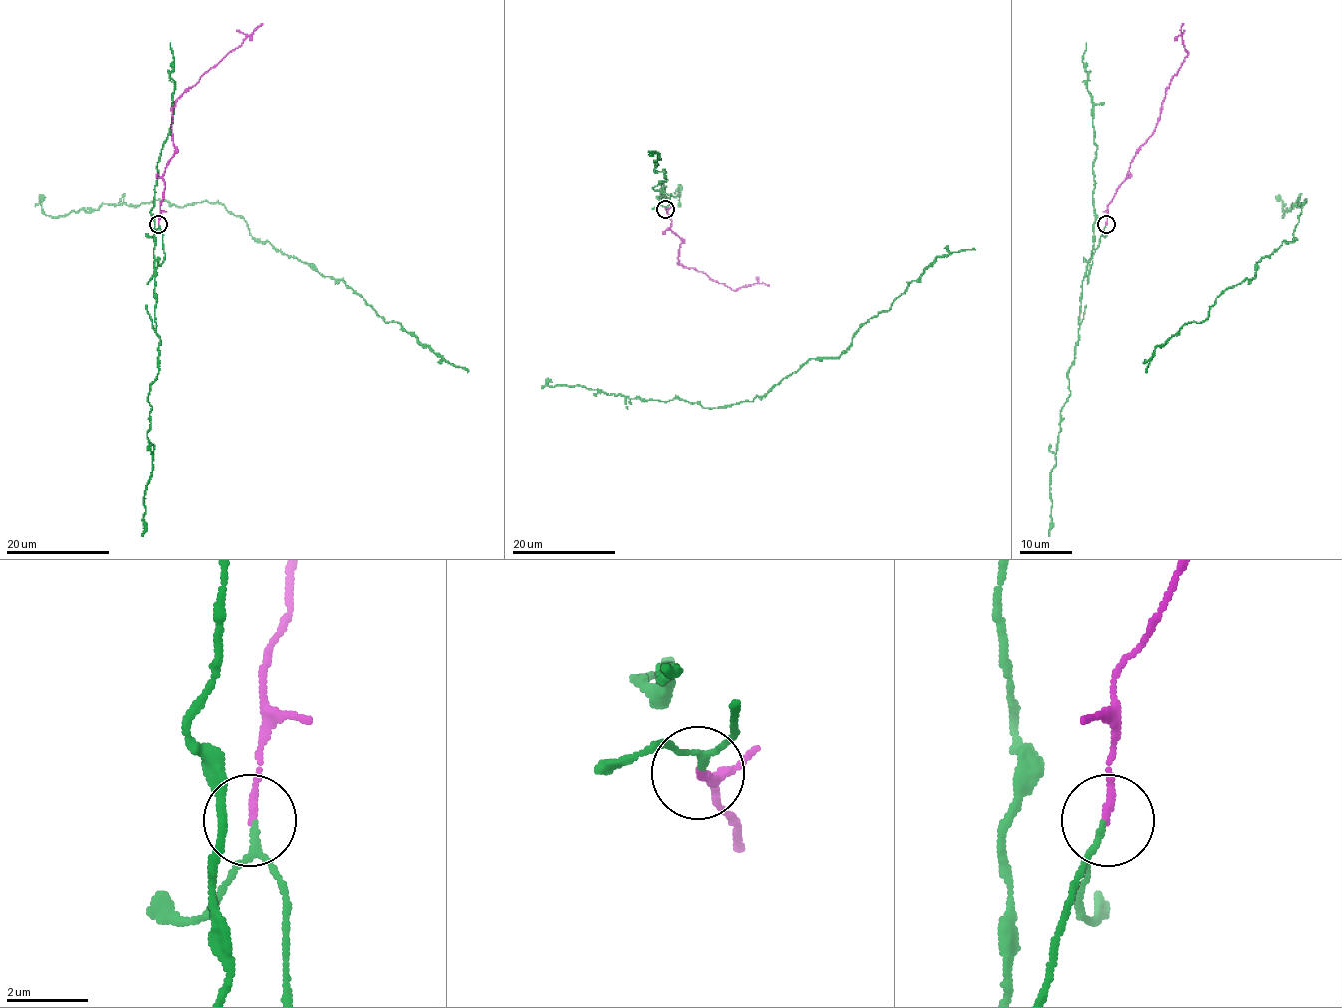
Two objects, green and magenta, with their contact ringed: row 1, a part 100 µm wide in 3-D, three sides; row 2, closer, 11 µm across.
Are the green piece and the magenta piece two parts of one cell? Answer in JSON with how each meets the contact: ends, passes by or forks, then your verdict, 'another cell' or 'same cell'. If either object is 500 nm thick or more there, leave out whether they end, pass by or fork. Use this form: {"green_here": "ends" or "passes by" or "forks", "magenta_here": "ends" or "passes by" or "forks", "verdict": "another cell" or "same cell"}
{"green_here": "passes by", "magenta_here": "ends", "verdict": "same cell"}

